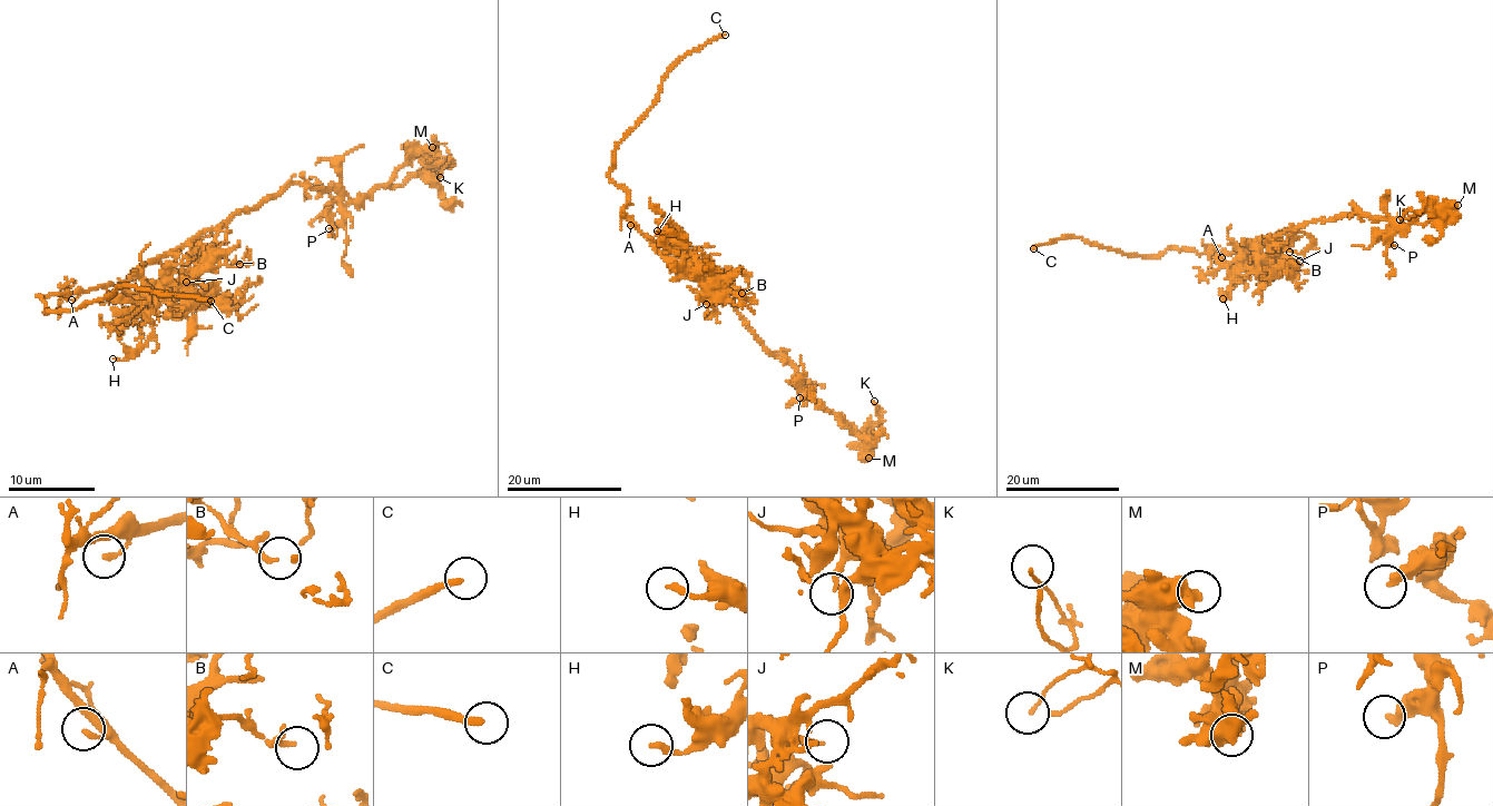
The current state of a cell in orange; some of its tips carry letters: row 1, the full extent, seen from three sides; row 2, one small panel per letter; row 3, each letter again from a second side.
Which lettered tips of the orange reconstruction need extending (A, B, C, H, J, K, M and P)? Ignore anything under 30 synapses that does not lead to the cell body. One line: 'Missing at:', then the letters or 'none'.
Missing at: C

